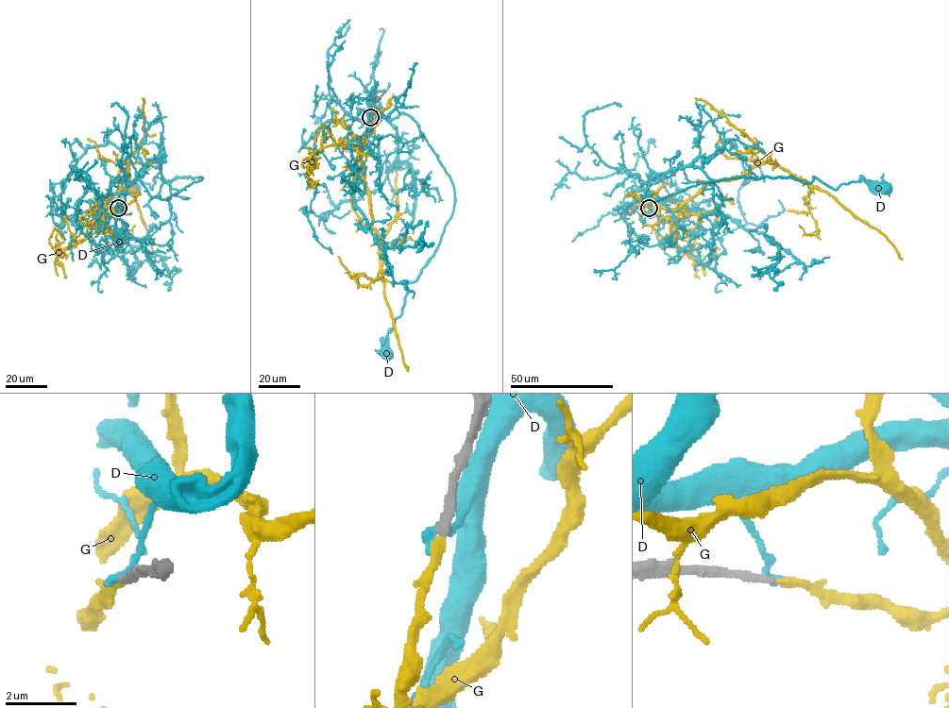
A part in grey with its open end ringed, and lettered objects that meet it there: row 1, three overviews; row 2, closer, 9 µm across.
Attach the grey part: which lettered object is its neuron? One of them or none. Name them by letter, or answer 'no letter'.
G

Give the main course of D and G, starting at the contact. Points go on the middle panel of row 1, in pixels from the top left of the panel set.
D: (370, 117), (408, 114), (454, 192), (437, 248), (407, 285), (388, 354)
G: (370, 117), (362, 154), (363, 174), (379, 244), (384, 296), (407, 371)

